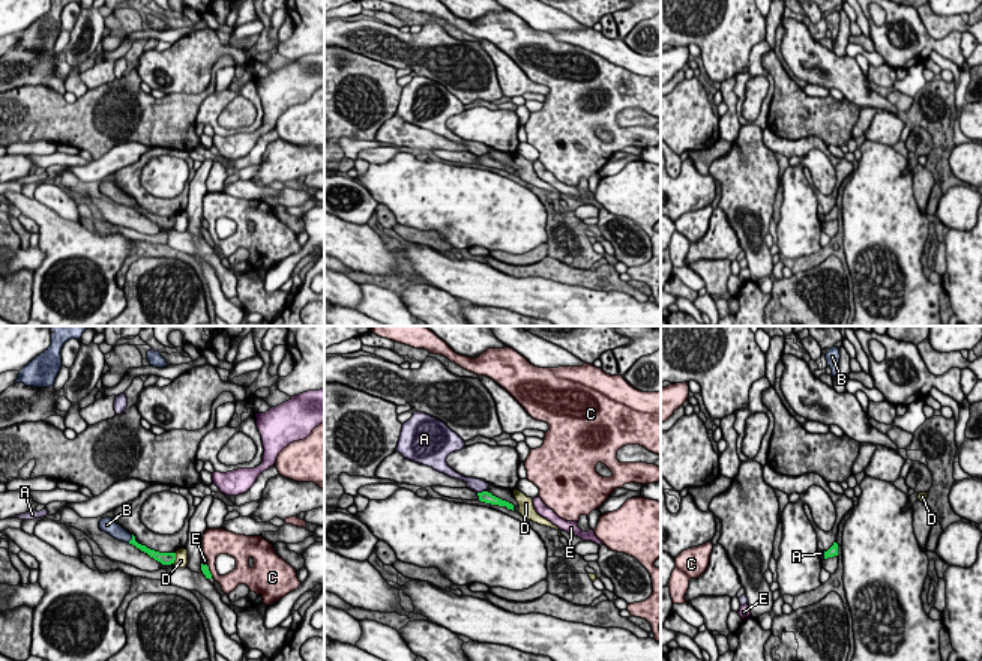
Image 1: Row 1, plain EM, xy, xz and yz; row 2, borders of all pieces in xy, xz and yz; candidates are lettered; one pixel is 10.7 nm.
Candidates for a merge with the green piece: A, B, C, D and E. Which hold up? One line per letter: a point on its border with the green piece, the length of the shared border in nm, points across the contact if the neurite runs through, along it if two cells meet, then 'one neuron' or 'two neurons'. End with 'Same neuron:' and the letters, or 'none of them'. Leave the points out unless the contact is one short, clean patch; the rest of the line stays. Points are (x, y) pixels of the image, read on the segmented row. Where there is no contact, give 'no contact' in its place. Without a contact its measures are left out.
A: xz (482, 491) | 100 nm | along xz (485, 490), (478, 493) | two neurons
B: xy (131, 540) | 110 nm | across xy (132, 541), (131, 540), (116, 531) | one neuron
C: xy (209, 571) | 140 nm | two neurons
D: xy (174, 559) | 130 nm | two neurons
E: xy (204, 565) | 70 nm | along xy (201, 562), (206, 565) | two neurons
Same neuron: B

